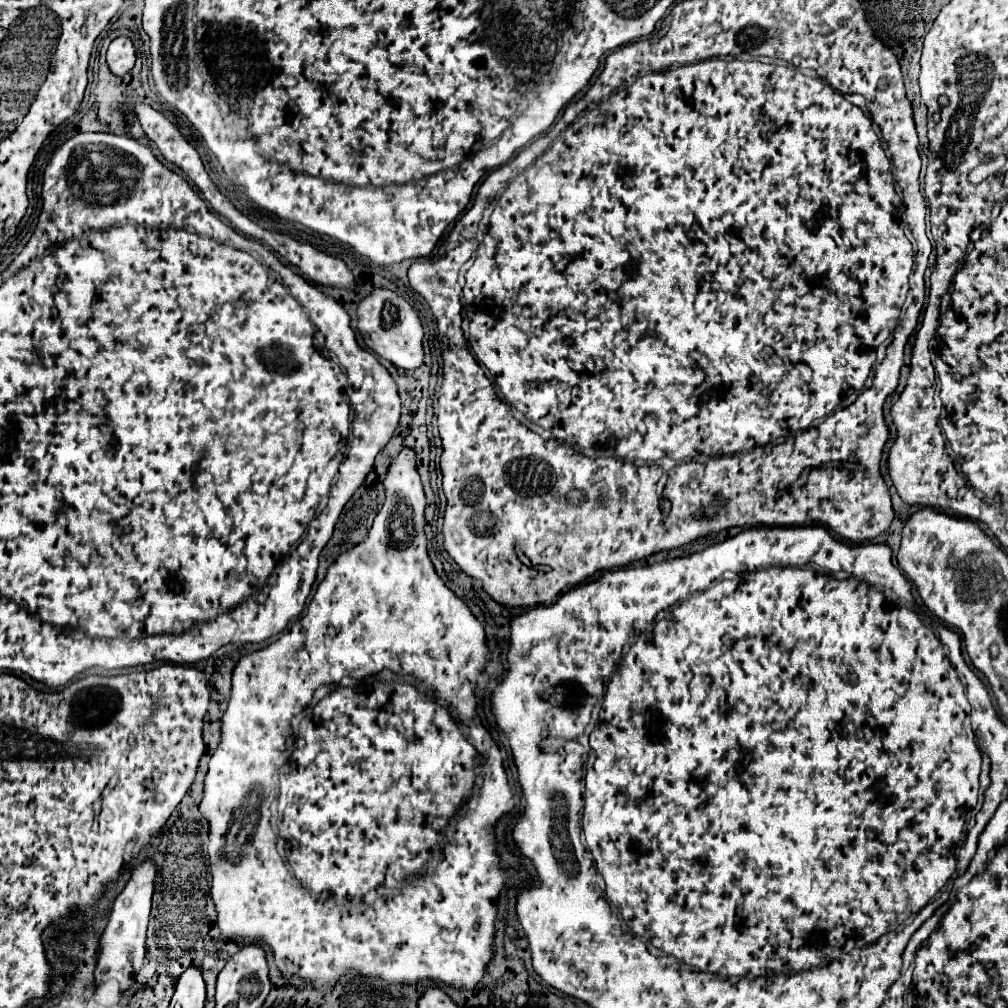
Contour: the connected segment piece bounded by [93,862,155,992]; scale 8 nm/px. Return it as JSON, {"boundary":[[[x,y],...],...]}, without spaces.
{"boundary":[[[145,862],[133,870],[131,880],[127,882],[125,890],[117,896],[109,924],[99,940],[99,954],[95,964],[95,984],[105,984],[107,980],[117,980],[121,992],[127,992],[139,970],[143,968],[145,960],[145,930],[151,910],[151,896],[153,896],[153,880],[155,880],[155,866],[153,862]]]}

